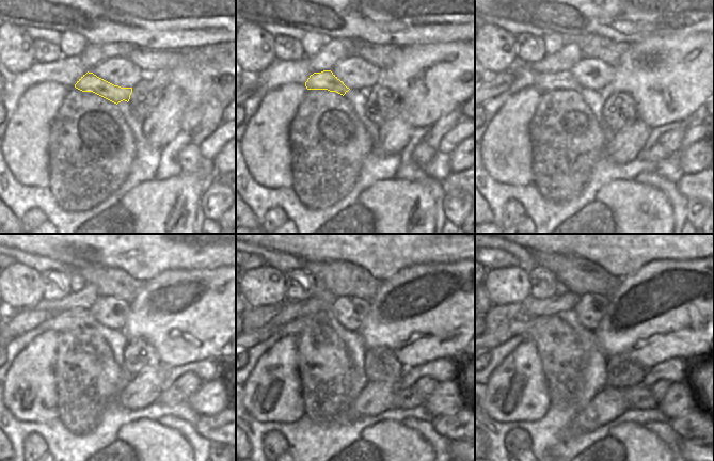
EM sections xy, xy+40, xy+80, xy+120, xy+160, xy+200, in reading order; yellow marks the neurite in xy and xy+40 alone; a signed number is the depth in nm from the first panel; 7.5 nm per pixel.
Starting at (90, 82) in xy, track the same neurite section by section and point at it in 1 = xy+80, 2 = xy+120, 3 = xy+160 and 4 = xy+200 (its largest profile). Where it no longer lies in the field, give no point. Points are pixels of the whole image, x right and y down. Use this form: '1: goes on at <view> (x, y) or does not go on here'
1: goes on at xy+80 (545, 81)
2: goes on at xy+120 (74, 318)
3: goes on at xy+160 (295, 327)
4: goes on at xy+200 (514, 328)

